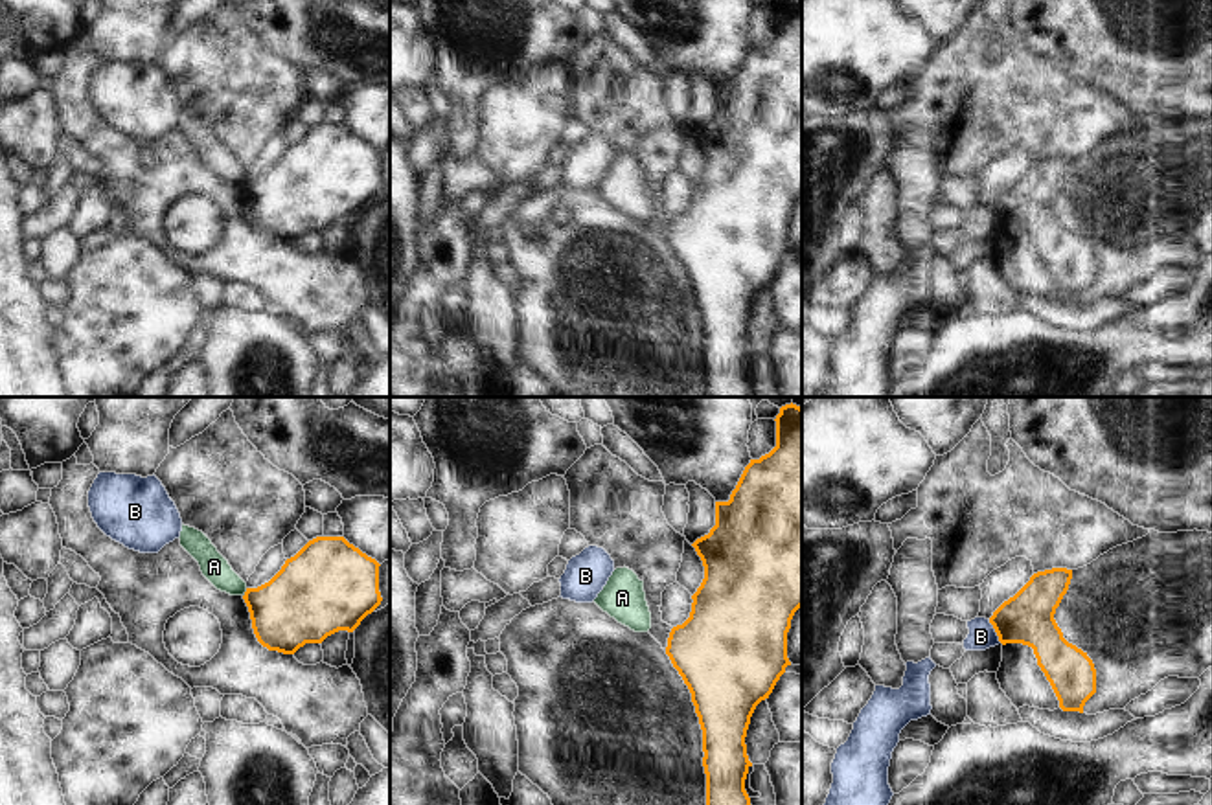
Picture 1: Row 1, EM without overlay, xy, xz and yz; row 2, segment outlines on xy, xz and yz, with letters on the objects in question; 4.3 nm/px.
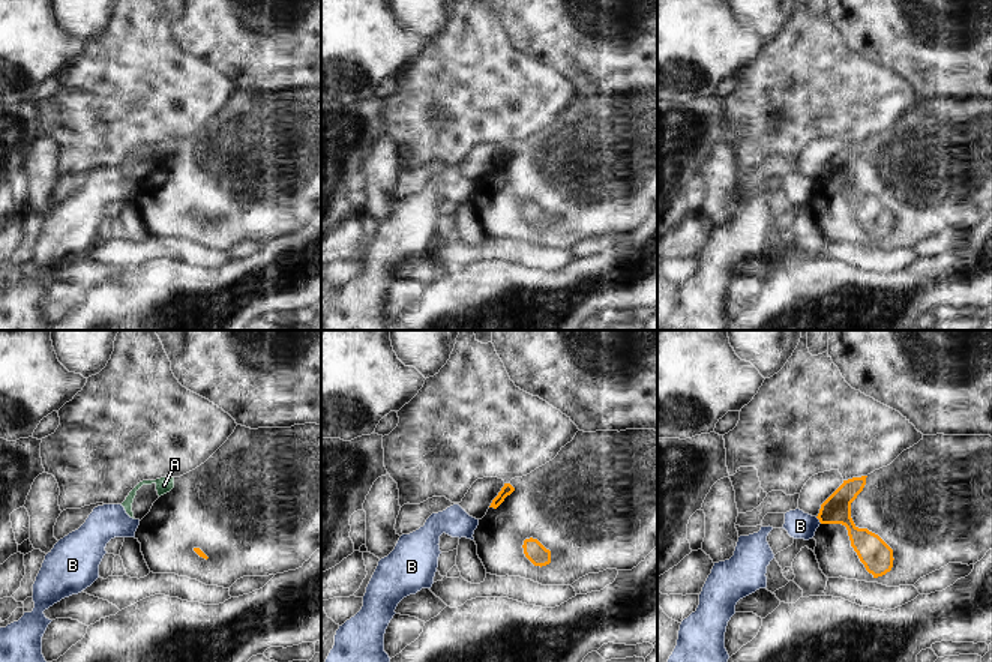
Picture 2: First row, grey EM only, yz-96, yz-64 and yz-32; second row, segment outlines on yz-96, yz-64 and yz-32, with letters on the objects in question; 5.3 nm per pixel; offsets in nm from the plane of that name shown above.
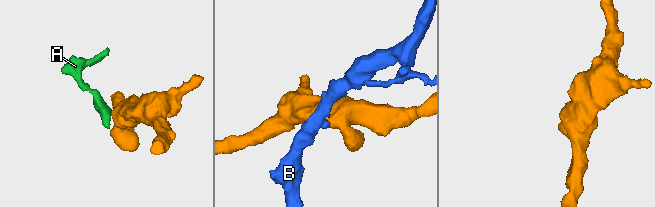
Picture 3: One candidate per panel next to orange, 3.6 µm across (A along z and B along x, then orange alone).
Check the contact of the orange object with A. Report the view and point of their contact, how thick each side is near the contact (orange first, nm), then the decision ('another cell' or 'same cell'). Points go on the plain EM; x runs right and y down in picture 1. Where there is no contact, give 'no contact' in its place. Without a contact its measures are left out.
xy (245, 181) | 340/120 nm | another cell

